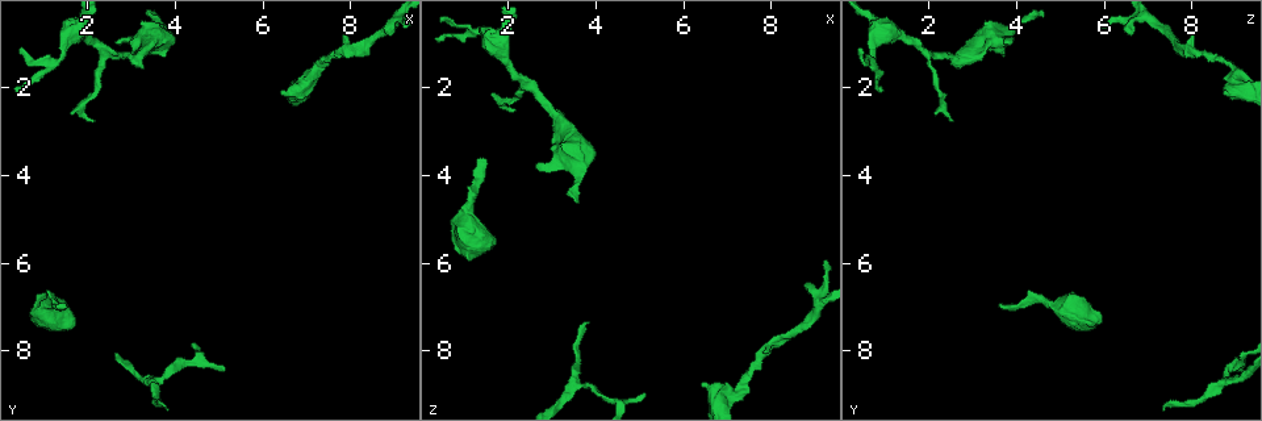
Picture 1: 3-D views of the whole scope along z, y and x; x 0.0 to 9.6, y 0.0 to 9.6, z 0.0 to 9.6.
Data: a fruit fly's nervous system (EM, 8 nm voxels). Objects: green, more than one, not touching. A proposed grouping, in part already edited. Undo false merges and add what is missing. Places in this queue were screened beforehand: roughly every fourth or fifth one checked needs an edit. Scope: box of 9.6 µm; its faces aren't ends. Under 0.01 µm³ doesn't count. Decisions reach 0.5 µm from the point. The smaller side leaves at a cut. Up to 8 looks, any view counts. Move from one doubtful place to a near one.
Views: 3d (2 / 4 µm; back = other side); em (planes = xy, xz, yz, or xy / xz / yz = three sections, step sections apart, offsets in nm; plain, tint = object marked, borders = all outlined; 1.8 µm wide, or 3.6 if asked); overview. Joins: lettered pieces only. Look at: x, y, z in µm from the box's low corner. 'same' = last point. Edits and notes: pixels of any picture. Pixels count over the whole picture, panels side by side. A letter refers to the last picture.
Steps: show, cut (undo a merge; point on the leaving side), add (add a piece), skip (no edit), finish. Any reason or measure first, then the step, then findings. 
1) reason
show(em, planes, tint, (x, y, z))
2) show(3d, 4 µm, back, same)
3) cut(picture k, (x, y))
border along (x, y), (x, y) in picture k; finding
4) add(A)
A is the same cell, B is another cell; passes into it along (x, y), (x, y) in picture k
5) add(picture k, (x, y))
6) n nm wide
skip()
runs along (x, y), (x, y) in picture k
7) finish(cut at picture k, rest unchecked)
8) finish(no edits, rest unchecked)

branch stops here
show(3d, 2 µm, (6.45, 2.05, 8.75))

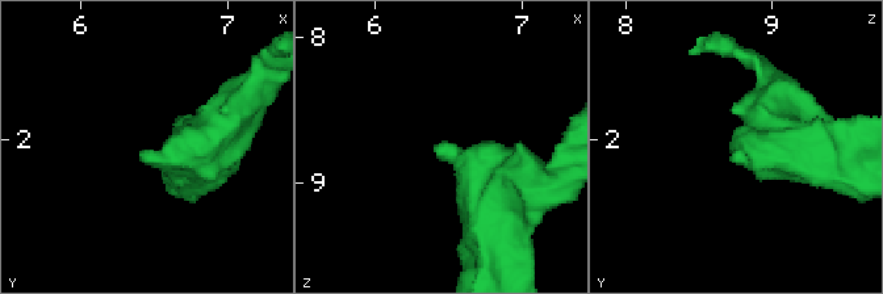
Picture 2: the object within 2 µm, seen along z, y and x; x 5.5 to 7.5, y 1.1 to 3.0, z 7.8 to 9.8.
show(em, 3.6 µm, yz, step 16, tint, (6.40, 2.08, 8.76))

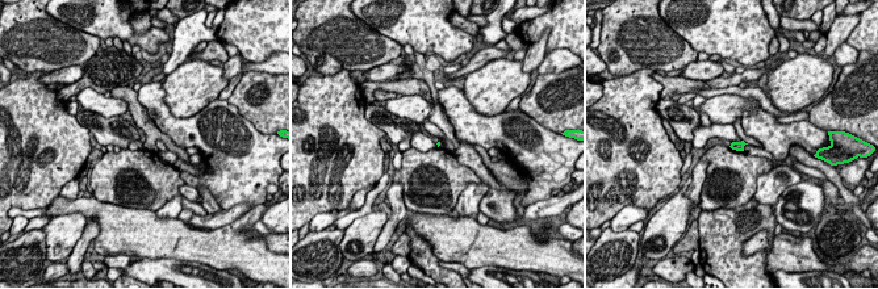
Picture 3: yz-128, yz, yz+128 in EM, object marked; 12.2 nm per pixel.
show(em, 3.6 µm, planes, borders, same)

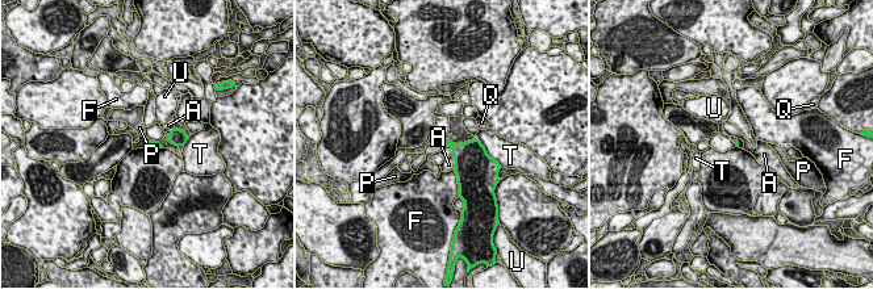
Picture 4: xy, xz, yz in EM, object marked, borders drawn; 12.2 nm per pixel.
skip()
A, F, P, Q, T and U are other cells; border along (146, 142), (147, 146) in picture 4; no lettered piece goes on from it

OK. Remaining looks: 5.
free end
show(3d, 2 µm, (8.75, 0.80, 6.55))

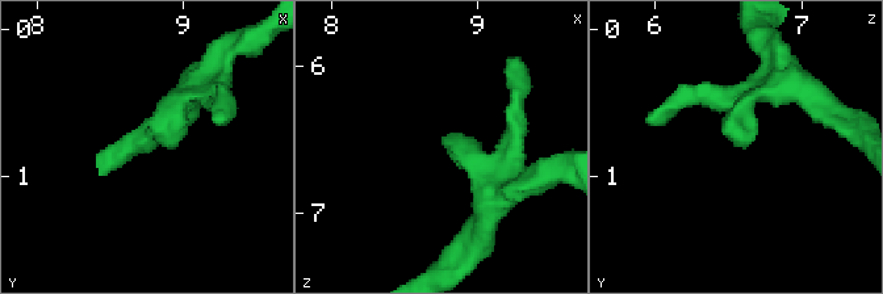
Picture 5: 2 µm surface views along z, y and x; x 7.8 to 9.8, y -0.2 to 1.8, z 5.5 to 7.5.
now the EM
show(em, planes, plain, (8.82, 0.74, 6.58))

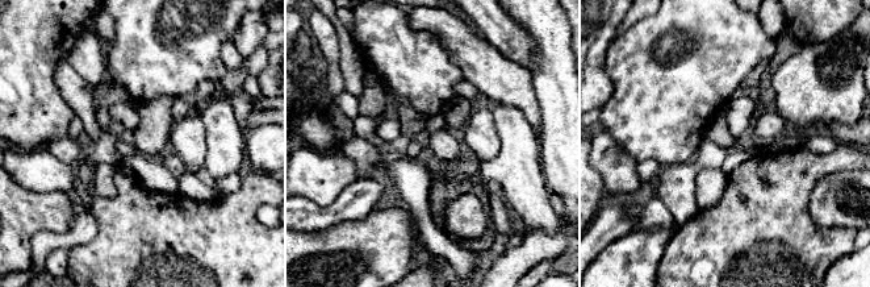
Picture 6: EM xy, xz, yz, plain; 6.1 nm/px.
show(em, planes, borders, same)

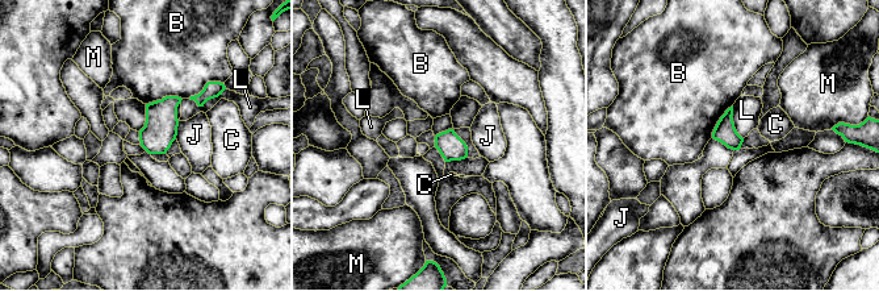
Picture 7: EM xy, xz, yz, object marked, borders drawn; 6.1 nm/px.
B touches over 220 nm
skip()
B, C, J, L and M are other cells; border along (221, 94), (201, 105), (189, 99) in picture 7; no lettered piece goes on from it

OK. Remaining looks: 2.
tapers out
show(em, 3.6 µm, planes, borders, (2.15, 2.80, 2.50))

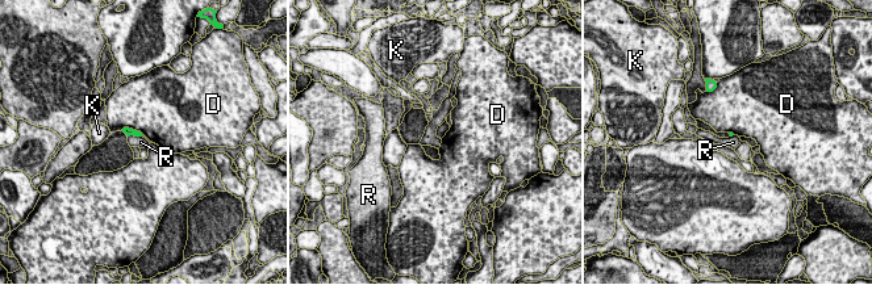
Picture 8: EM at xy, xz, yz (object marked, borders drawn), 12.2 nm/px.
D touches over 280 nm
skip()
D, K and R are other cells; no lettered piece goes on from it

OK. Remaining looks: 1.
finish(no edits, rest unchecked)

